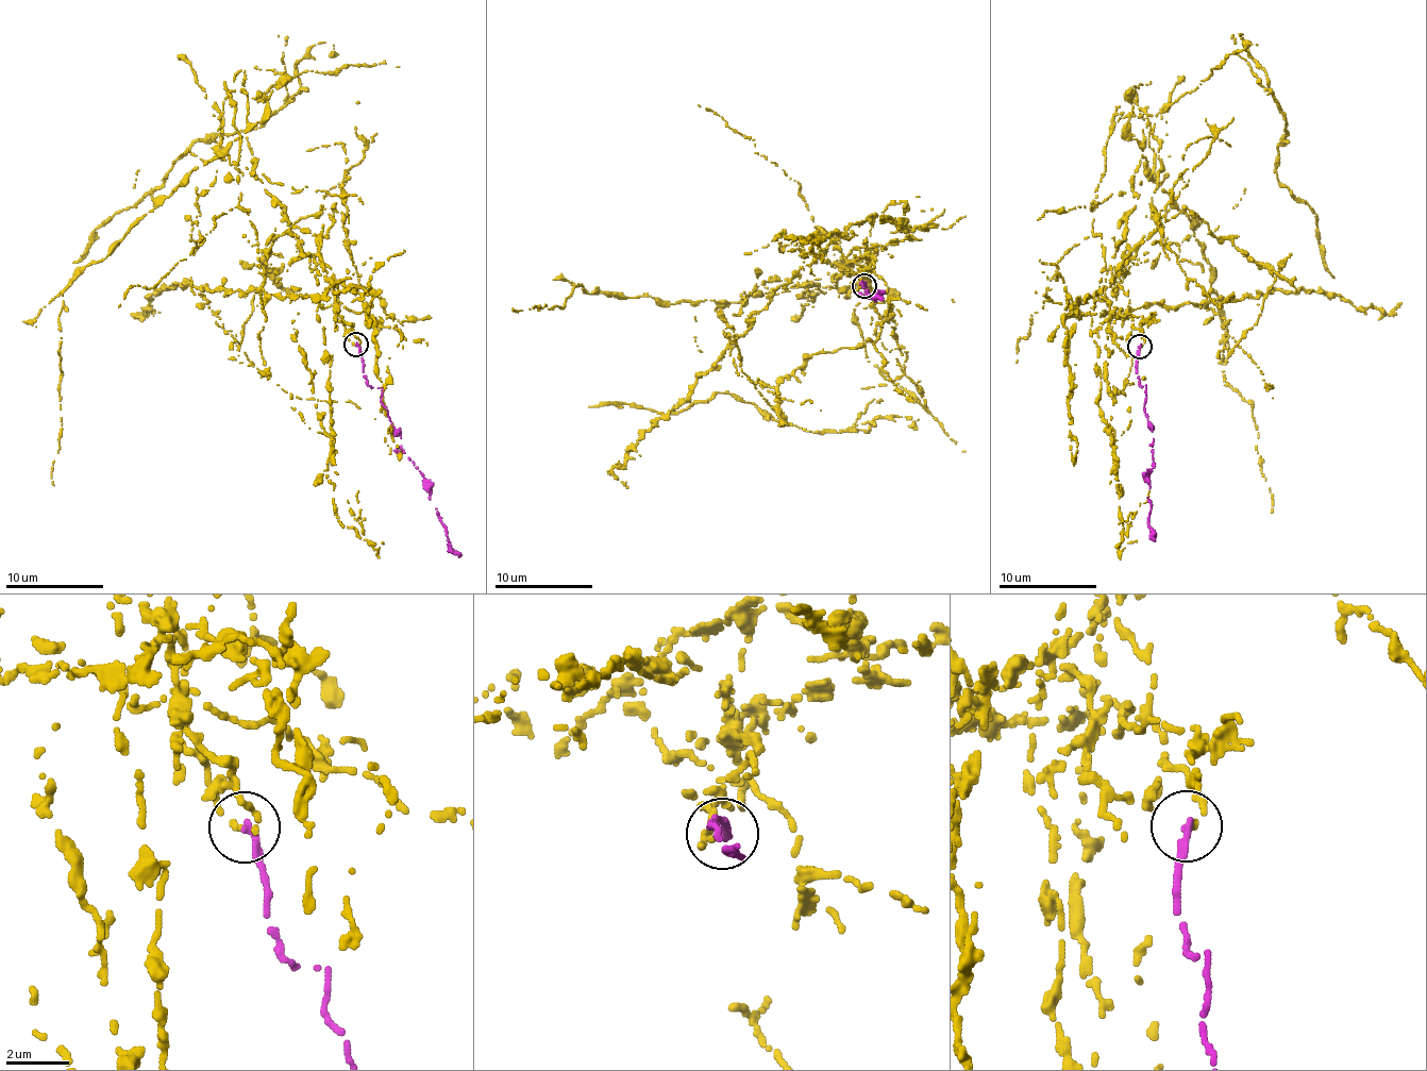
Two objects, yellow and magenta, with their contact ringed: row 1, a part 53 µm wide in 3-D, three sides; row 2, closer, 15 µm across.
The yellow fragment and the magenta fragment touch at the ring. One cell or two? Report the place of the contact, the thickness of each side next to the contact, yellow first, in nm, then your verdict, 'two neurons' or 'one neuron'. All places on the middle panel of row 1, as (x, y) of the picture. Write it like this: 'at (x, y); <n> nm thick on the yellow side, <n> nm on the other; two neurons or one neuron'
at (863, 286); 160 nm thick on the yellow side, 240 nm on the other; two neurons

